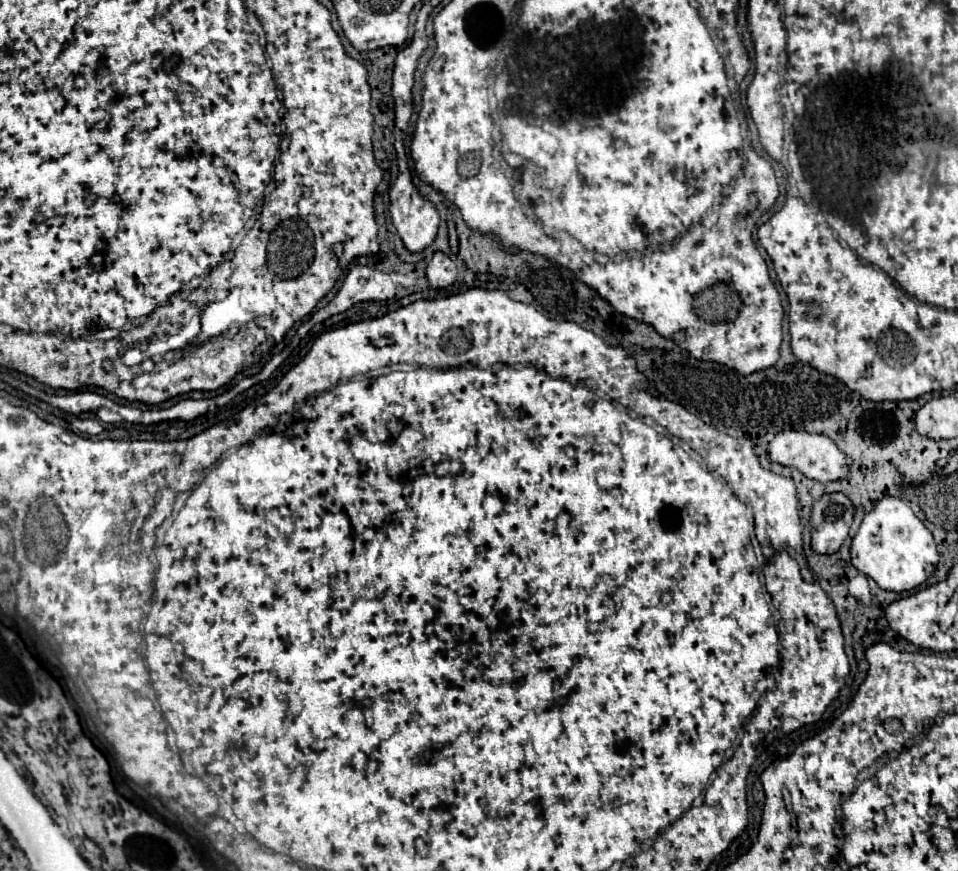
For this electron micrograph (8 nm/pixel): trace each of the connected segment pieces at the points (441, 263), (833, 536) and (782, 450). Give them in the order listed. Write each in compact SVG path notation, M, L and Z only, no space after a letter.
M436 251L428 263L426 277L428 277L428 283L436 289L450 287L456 281L456 263L448 255Z
M828 493L818 499L812 509L812 549L816 553L836 553L848 537L852 521L854 505L844 493Z
M784 431L774 437L774 441L768 445L770 461L776 461L780 465L796 467L800 473L804 473L808 479L830 483L844 479L850 471L848 467L848 455L826 435L812 435L806 431Z

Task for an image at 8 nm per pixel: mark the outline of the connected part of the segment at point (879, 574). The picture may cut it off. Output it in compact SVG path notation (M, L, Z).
M884 497L864 517L860 531L852 539L852 565L872 577L886 591L910 591L922 585L938 565L938 551L932 533L916 517L916 513L896 497Z

